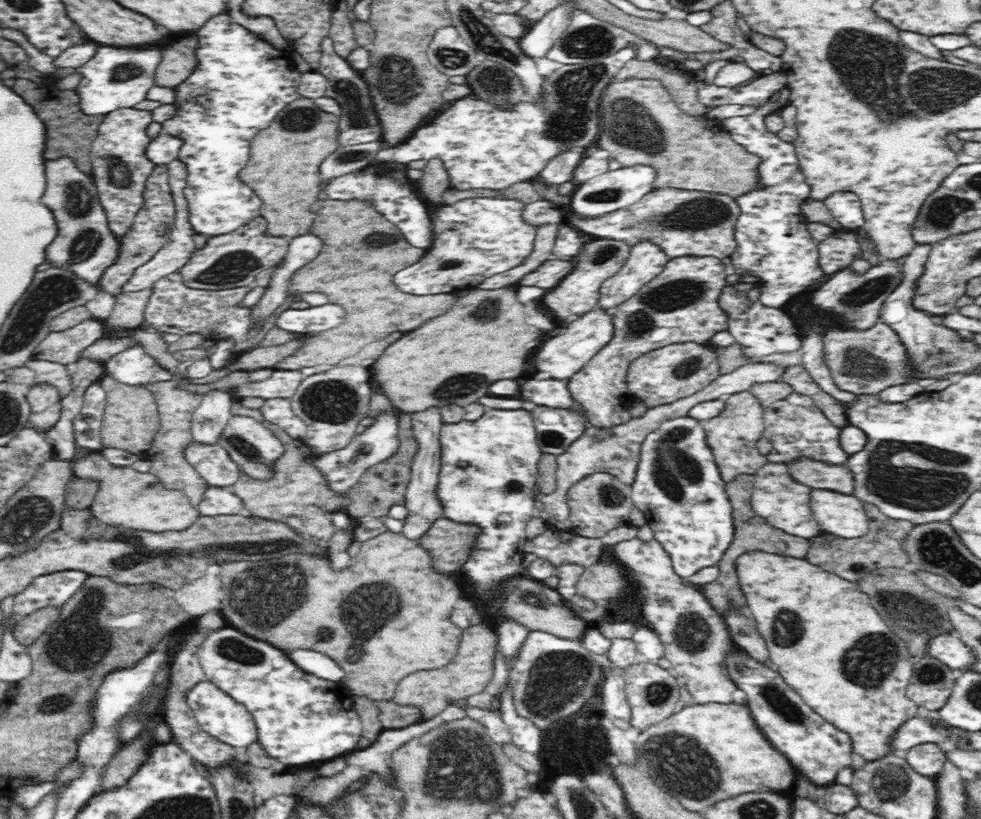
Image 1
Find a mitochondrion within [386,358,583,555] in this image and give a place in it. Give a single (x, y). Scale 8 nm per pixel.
(453, 387)

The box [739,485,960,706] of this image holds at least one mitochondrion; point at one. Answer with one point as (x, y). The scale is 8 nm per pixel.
(871, 673)

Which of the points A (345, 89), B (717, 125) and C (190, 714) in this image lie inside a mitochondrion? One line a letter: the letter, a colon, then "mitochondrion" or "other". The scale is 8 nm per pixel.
A: mitochondrion
B: other
C: other

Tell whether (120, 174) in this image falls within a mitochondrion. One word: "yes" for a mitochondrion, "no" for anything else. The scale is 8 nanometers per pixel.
yes

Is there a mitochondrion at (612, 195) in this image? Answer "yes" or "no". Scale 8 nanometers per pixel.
yes

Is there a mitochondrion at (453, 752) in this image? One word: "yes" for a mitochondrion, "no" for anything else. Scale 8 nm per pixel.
yes

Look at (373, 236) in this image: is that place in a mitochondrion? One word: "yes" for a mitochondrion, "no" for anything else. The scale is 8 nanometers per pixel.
yes

